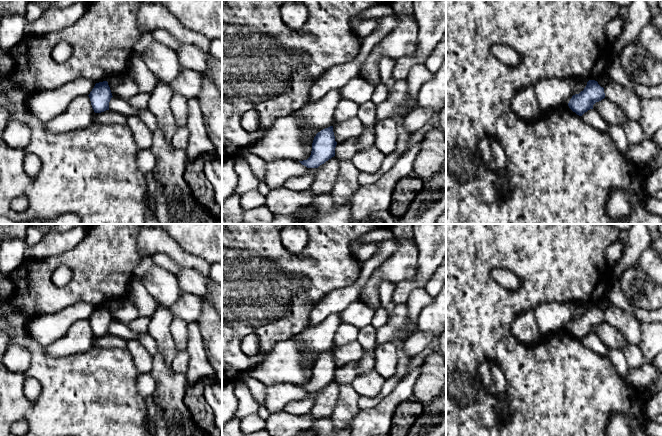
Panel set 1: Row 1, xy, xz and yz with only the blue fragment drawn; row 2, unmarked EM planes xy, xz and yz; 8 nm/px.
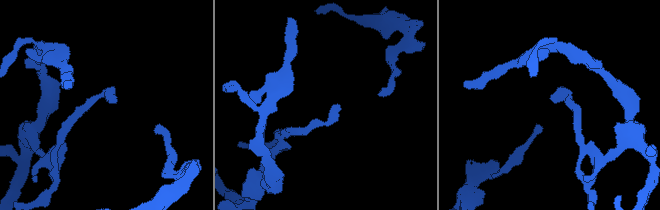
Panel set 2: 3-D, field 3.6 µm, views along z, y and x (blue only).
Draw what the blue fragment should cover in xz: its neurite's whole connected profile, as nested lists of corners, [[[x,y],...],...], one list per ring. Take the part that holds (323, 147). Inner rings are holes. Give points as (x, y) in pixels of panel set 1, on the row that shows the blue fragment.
[[[333,126],[325,128],[314,137],[310,157],[299,162],[307,168],[318,168],[335,156],[336,145]]]

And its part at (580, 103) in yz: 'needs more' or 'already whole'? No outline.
already whole

